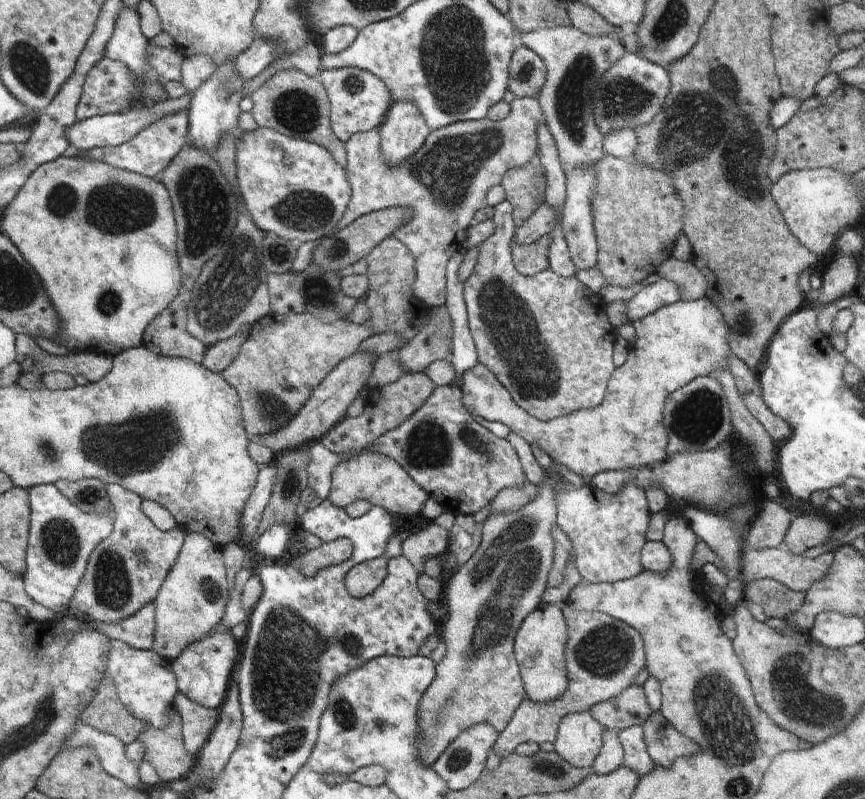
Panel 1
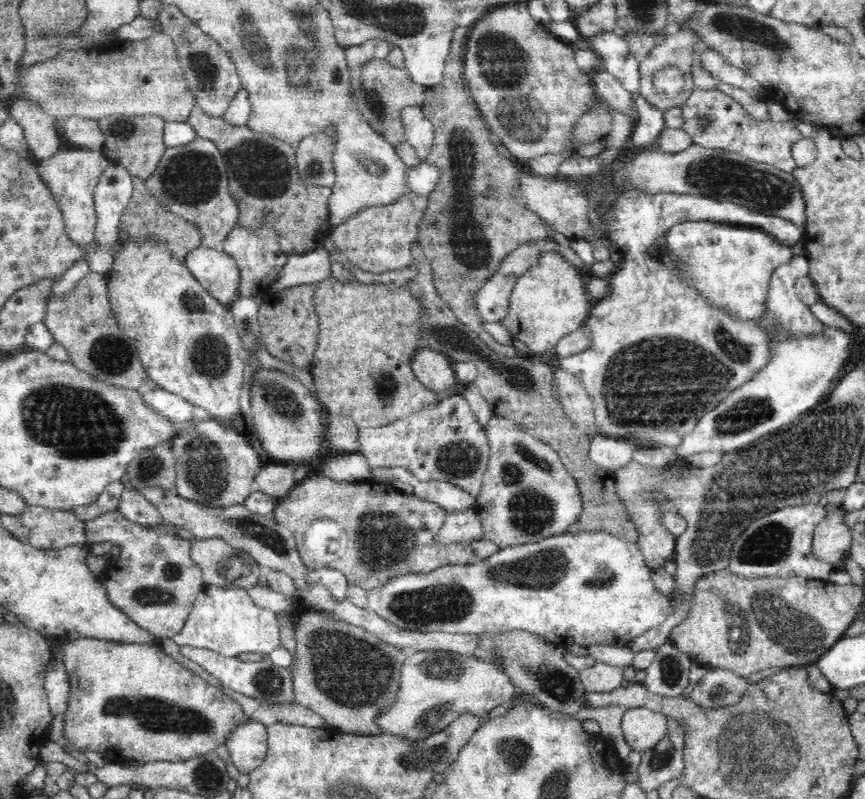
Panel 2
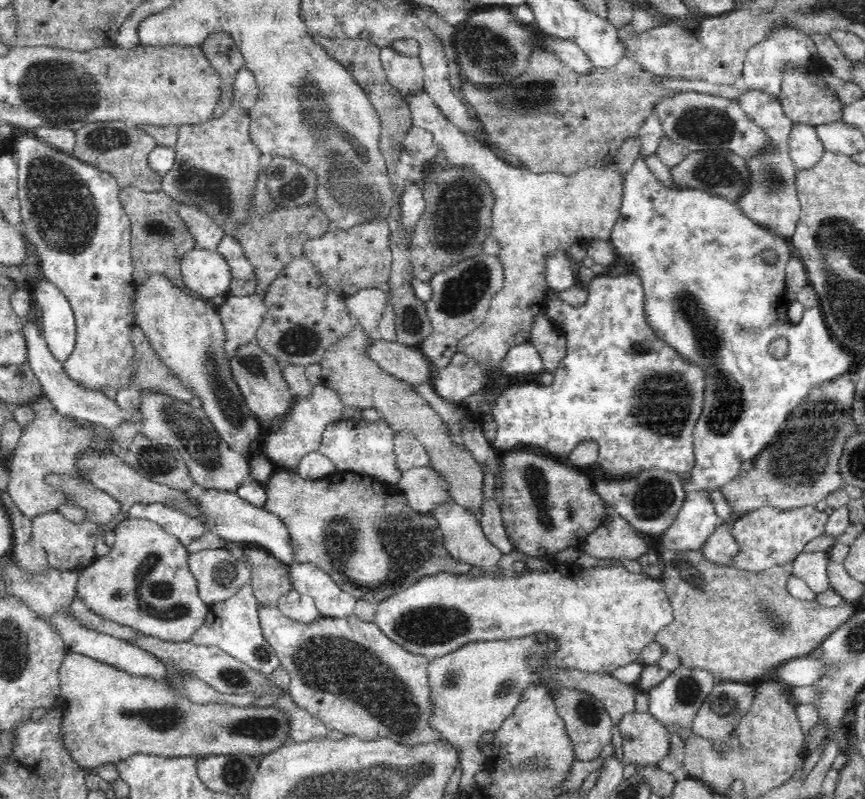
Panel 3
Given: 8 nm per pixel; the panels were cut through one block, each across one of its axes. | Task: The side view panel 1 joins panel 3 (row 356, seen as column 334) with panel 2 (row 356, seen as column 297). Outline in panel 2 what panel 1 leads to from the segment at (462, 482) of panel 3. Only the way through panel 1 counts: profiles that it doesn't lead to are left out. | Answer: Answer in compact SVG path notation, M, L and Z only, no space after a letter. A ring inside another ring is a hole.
M332 274L326 280L318 283L318 287L314 291L315 311L319 320L319 333L318 333L318 346L314 358L312 359L310 372L315 380L315 392L314 395L326 408L327 412L332 416L349 416L356 426L361 428L368 427L383 427L387 424L392 424L400 417L409 415L410 413L427 409L428 407L435 407L435 404L440 402L440 398L436 395L436 392L426 388L419 380L418 377L412 371L412 355L414 355L421 348L423 334L422 321L420 316L424 314L424 310L430 309L424 306L424 303L420 299L416 299L410 291L408 284L406 286L398 287L397 289L390 289L384 284L360 284L351 278L350 282L341 282L337 280Z

